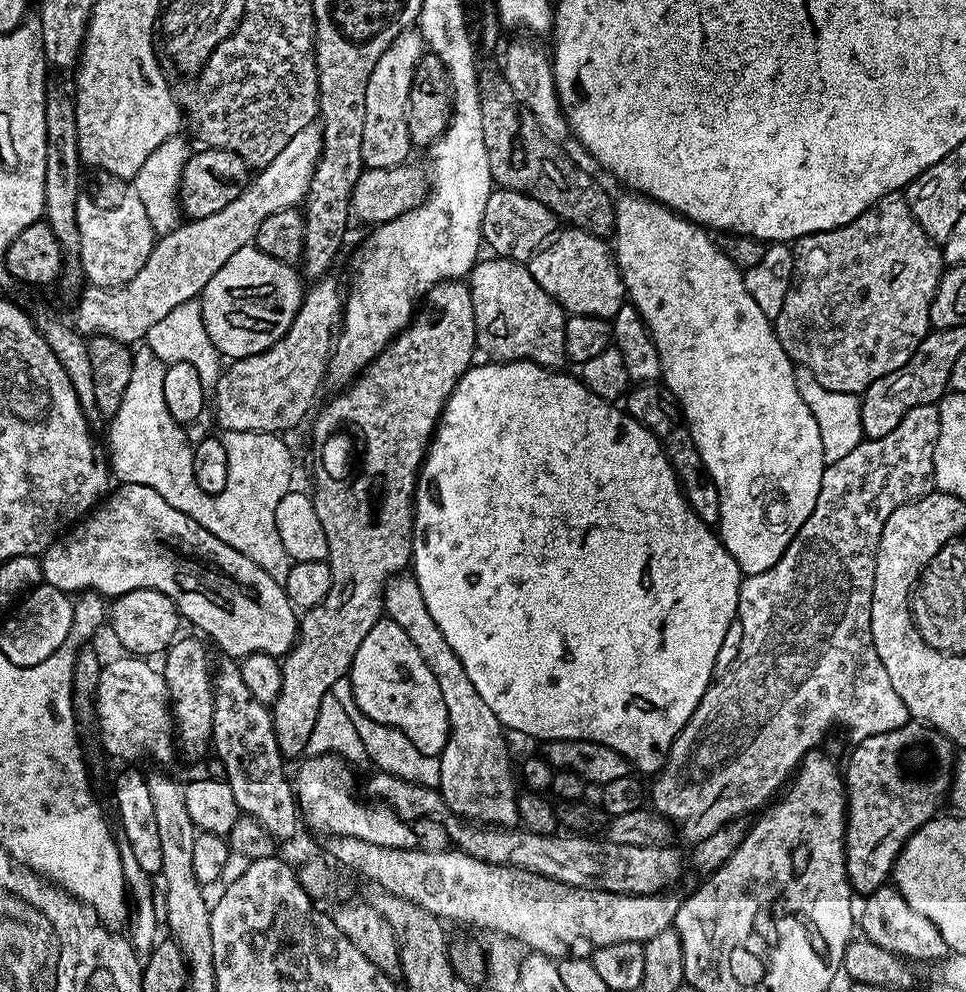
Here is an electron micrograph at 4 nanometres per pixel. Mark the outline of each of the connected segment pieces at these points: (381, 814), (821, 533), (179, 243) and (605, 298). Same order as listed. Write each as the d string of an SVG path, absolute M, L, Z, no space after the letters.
M309 755L299 761L300 769L291 781L296 795L299 815L316 828L325 828L333 836L362 838L362 842L374 842L383 848L415 848L416 835L412 824L387 806L367 808L352 797L353 769L339 755Z
M936 404L914 406L914 410L910 410L910 414L906 414L906 418L902 418L902 422L898 422L898 426L894 426L894 430L886 434L886 438L865 439L857 448L850 450L846 458L838 458L838 462L827 465L822 474L818 502L810 518L806 518L802 530L798 530L790 546L786 546L780 561L762 574L744 576L741 579L736 614L742 624L743 635L738 658L734 659L732 668L724 676L719 677L708 687L702 702L698 702L694 714L672 743L672 749L668 751L664 767L655 773L653 780L656 781L650 784L651 807L659 815L667 817L677 829L680 827L680 832L686 839L692 840L691 842L705 840L732 820L747 817L749 815L747 812L752 812L755 808L763 809L776 796L775 792L780 787L785 787L786 781L797 771L801 760L808 753L820 748L819 744L823 742L824 735L832 727L845 728L853 736L853 741L859 742L874 734L886 734L890 730L898 730L898 726L909 723L908 708L902 702L902 698L898 698L898 690L894 690L894 685L890 682L890 674L886 674L886 666L882 666L882 658L878 658L878 650L872 645L870 606L874 594L874 566L878 542L882 538L882 526L886 526L886 518L890 518L890 514L894 514L898 506L918 500L933 491L934 446L938 446L939 429L940 409Z
M319 123L298 130L298 134L282 146L278 158L249 179L242 194L238 194L230 206L222 206L218 214L206 218L181 222L172 231L163 233L152 247L148 261L132 274L130 282L121 288L85 287L76 304L75 330L88 338L110 336L129 346L143 341L150 326L158 326L174 306L197 299L210 278L230 262L230 257L255 241L263 219L278 214L278 210L303 205L323 145Z
M568 226L563 230L564 233L561 231L539 252L532 253L531 260L527 261L526 267L534 282L538 282L538 286L542 286L546 294L553 296L565 313L605 318L618 314L618 310L626 303L626 293L609 241L583 232L581 228Z

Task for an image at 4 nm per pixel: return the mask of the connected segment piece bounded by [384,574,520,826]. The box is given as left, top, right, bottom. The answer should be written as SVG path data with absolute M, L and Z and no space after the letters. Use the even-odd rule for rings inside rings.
M397 574L384 585L384 611L387 619L406 630L406 638L414 642L426 666L430 666L430 674L434 674L438 690L442 690L442 702L446 702L448 741L438 757L438 791L444 798L445 809L453 817L480 826L515 825L520 818L516 805L518 780L514 775L514 764L508 761L508 744L504 741L506 729L494 710L486 706L482 694L474 690L470 674L466 674L462 662L454 650L450 650L450 642L446 642L434 618L430 618L426 598L422 598L422 590L418 588L415 576Z

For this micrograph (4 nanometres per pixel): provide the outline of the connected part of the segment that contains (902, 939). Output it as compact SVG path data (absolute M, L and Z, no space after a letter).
M885 886L871 892L869 896L863 897L862 904L864 909L861 912L859 909L858 912L858 928L859 931L860 928L864 931L861 932L863 939L874 942L874 946L890 950L895 956L908 962L913 962L912 960L935 962L949 955L948 943L946 938L942 938L938 926L934 926L930 918L922 918L922 914L918 914L918 910L914 910L914 906L910 906L910 902L902 898L902 894L895 886Z

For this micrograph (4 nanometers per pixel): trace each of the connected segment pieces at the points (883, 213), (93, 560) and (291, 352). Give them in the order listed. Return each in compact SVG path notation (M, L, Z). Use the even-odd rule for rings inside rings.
M899 191L887 192L846 226L801 236L794 244L796 272L774 327L793 365L810 370L822 386L835 392L863 394L878 378L906 366L930 331L930 302L946 265L941 249L914 218Z
M120 484L117 489L95 511L83 517L69 531L73 532L68 537L65 535L53 540L43 552L40 560L44 571L43 583L69 594L98 592L105 598L115 598L143 588L158 590L176 604L177 612L187 623L189 620L194 627L201 628L205 632L203 635L213 645L216 643L225 657L243 658L255 652L277 658L288 655L296 642L298 612L289 602L283 584L270 578L265 570L234 546L216 538L194 518L170 506L158 490L150 490L150 486L145 484Z
M321 278L311 285L312 289L309 287L305 291L304 298L300 302L300 309L298 314L292 320L292 325L290 330L286 330L286 334L282 338L278 338L278 342L274 342L274 346L270 346L262 354L254 354L253 356L247 356L241 360L233 360L221 371L220 380L217 382L214 391L210 396L210 404L216 407L216 420L221 424L221 429L224 432L230 431L264 431L264 432L273 432L277 434L287 434L286 432L290 431L291 428L296 428L304 419L309 416L313 411L312 403L316 400L316 395L320 392L320 387L325 387L326 377L328 375L328 360L332 357L332 345L340 331L340 325L342 323L342 313L344 311L344 297L345 293L342 291L342 288L339 288L336 284L331 284L331 279Z

